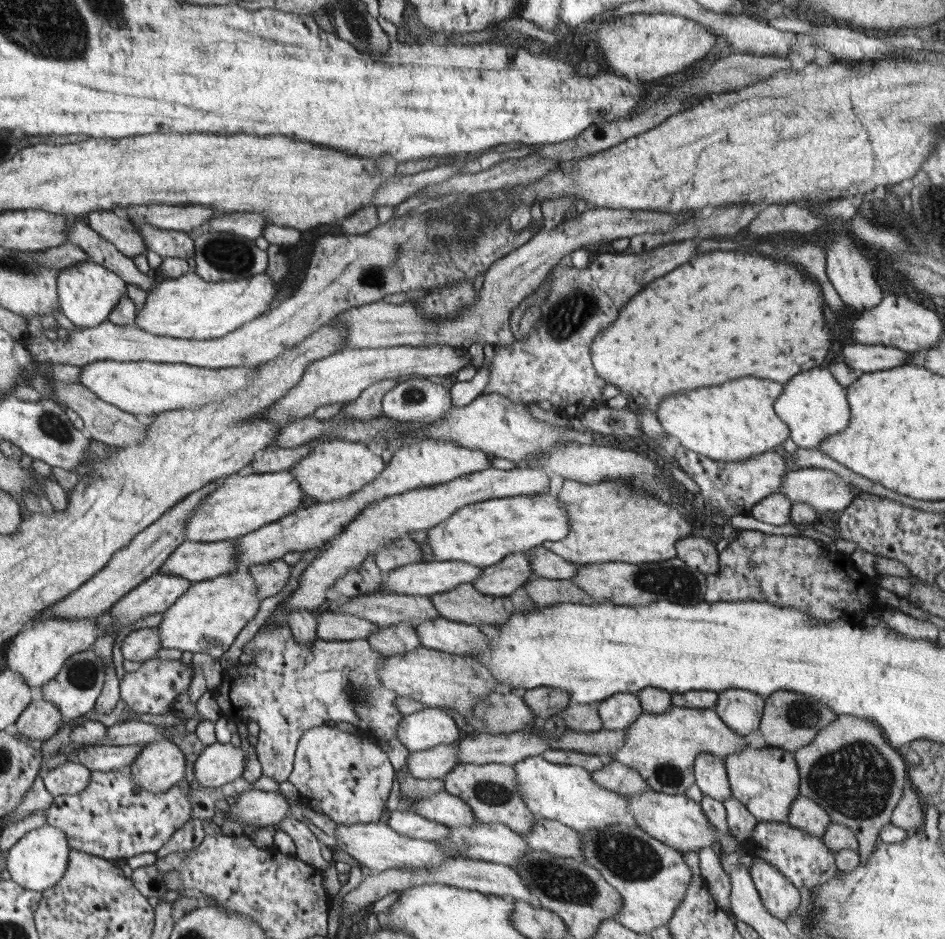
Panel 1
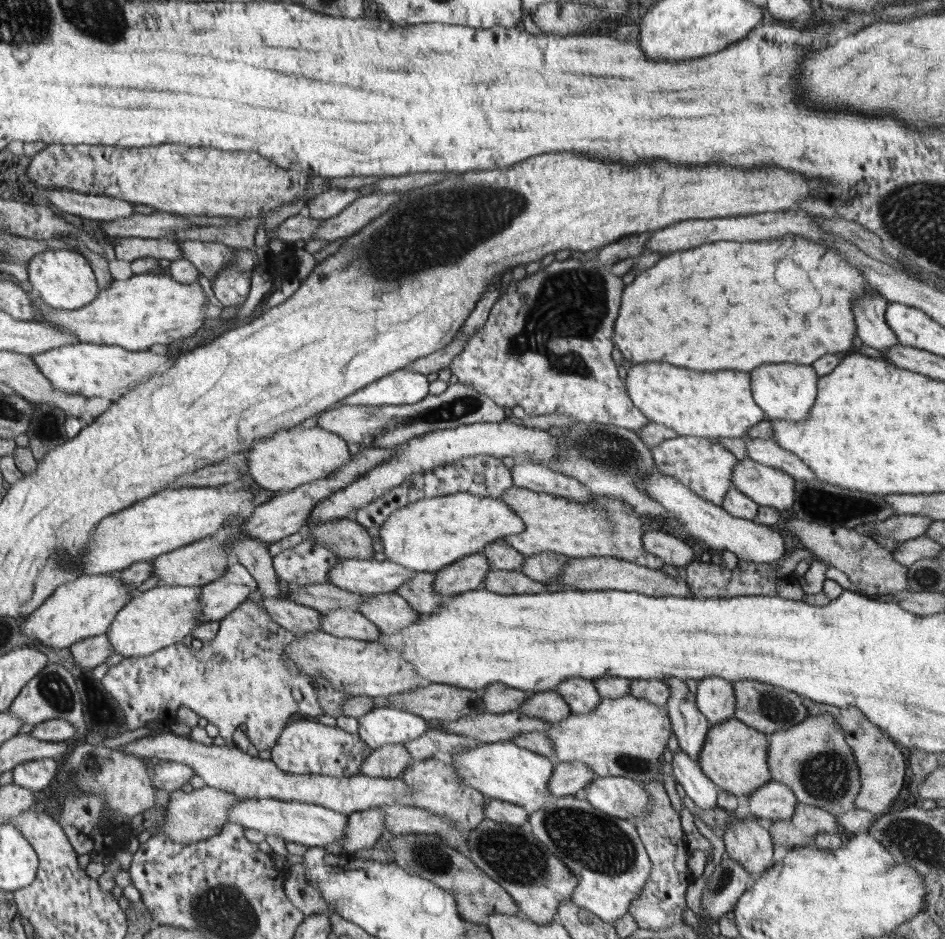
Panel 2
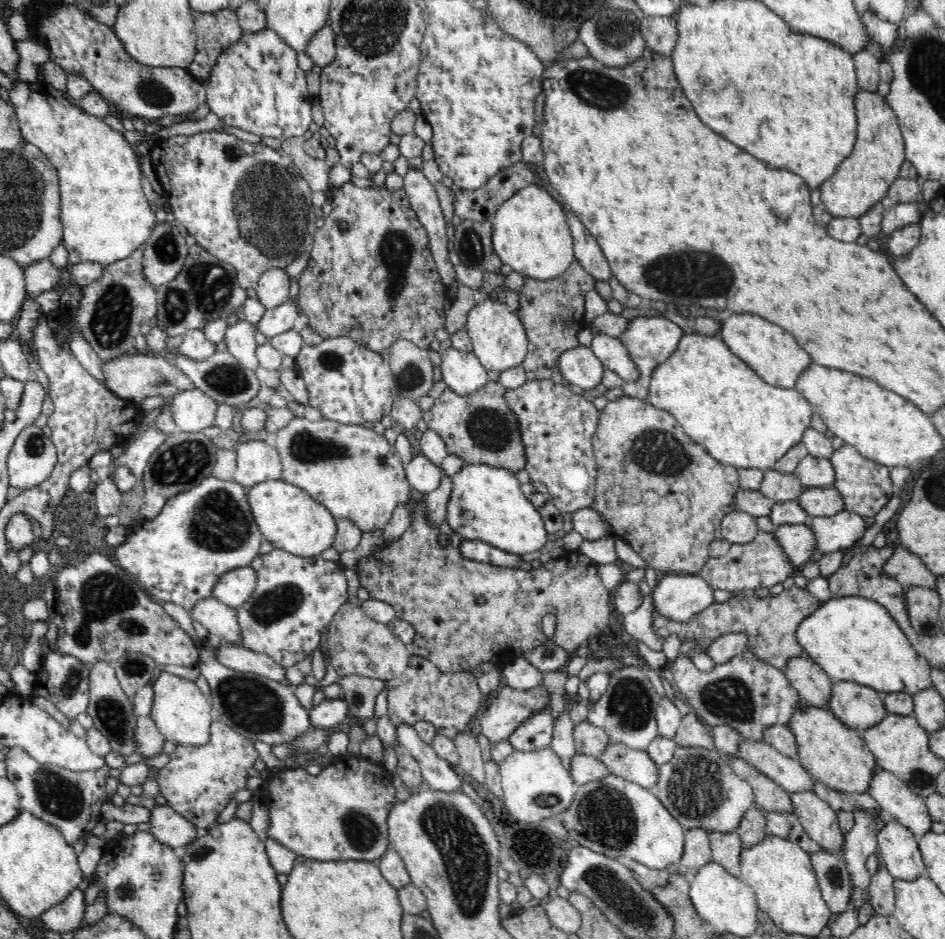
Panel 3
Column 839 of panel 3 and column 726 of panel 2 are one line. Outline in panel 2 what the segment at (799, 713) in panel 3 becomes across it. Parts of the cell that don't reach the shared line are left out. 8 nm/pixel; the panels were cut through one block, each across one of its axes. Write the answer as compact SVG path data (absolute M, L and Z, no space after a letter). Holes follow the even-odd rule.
M727 718L723 722L715 722L699 750L699 758L695 760L701 766L701 772L715 784L717 790L725 790L731 794L751 794L759 786L771 780L771 772L767 768L767 742L761 732L743 724L737 718Z

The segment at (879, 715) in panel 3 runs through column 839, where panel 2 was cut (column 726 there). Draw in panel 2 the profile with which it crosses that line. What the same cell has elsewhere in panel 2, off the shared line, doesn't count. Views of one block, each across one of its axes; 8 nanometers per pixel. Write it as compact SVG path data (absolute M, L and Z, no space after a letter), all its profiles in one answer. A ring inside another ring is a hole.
M707 676L697 680L695 704L709 724L733 718L735 696L731 682L717 676Z

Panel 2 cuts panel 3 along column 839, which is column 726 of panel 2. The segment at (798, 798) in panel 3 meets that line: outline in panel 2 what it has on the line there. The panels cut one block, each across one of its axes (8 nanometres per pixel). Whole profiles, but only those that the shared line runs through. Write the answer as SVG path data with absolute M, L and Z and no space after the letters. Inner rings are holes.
M733 816L727 826L717 830L723 846L725 846L725 854L731 860L737 860L743 868L747 868L747 872L753 874L753 878L759 878L769 866L773 866L775 862L771 862L773 852L771 852L771 836L769 830L765 828L765 822L761 822L755 816Z

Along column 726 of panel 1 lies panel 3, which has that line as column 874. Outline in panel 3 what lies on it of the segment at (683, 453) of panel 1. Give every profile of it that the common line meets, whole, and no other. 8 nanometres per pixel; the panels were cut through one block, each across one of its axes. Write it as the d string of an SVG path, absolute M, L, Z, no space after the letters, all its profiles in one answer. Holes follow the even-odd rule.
M848 444L842 446L828 460L834 466L834 472L836 472L836 484L834 484L834 488L844 498L846 512L854 512L860 518L874 520L874 516L894 498L894 490L892 490L894 484L892 484L892 476L890 476L892 468L886 468L882 464L870 462L868 458L860 456L854 446L848 446Z

